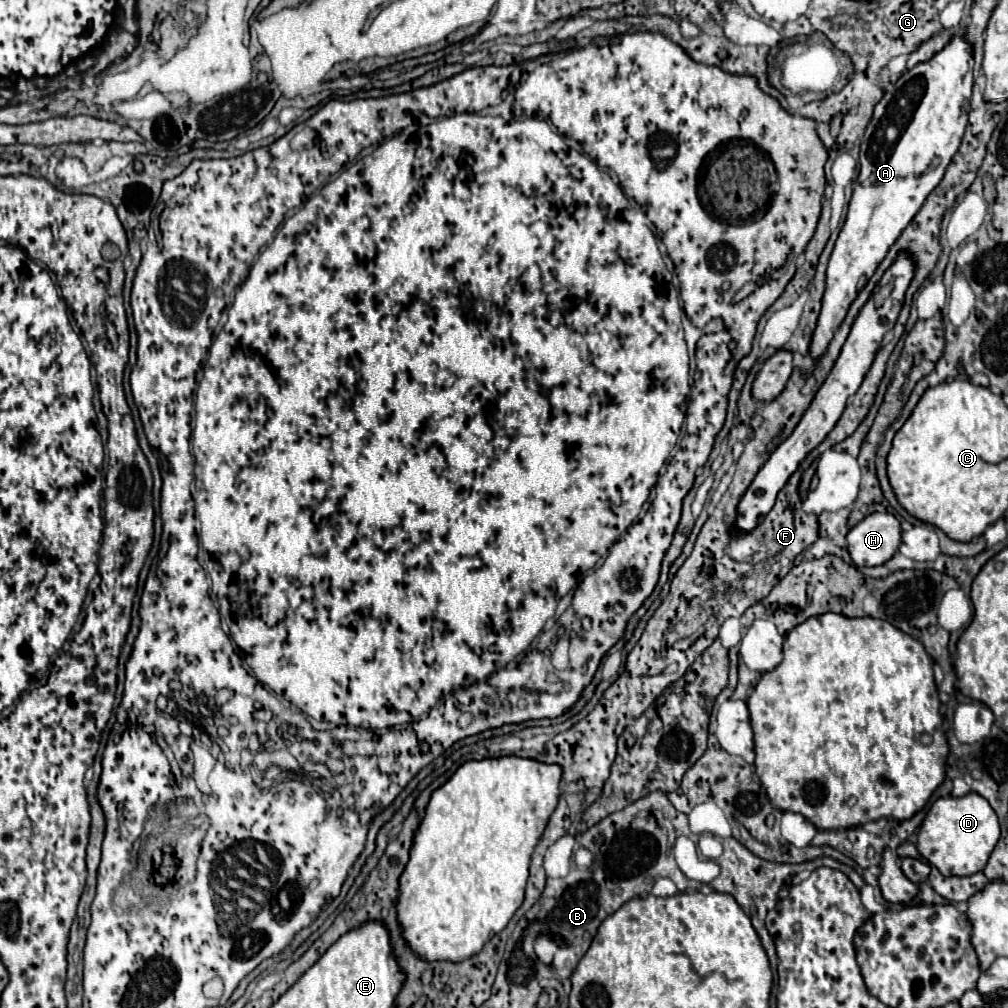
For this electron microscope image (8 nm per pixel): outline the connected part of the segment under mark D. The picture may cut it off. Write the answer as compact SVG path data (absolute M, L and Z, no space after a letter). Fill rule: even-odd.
M979 793L937 799L917 833L917 851L945 877L965 877L983 871L1001 837L997 815Z

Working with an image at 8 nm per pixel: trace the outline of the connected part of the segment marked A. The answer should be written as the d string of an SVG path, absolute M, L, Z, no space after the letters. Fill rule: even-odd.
M955 37L931 61L905 71L897 83L885 89L883 99L875 105L873 119L861 143L861 171L853 185L847 219L827 267L823 309L811 343L813 359L823 355L861 287L865 287L891 245L921 209L927 195L943 179L967 127L971 87L971 45Z

